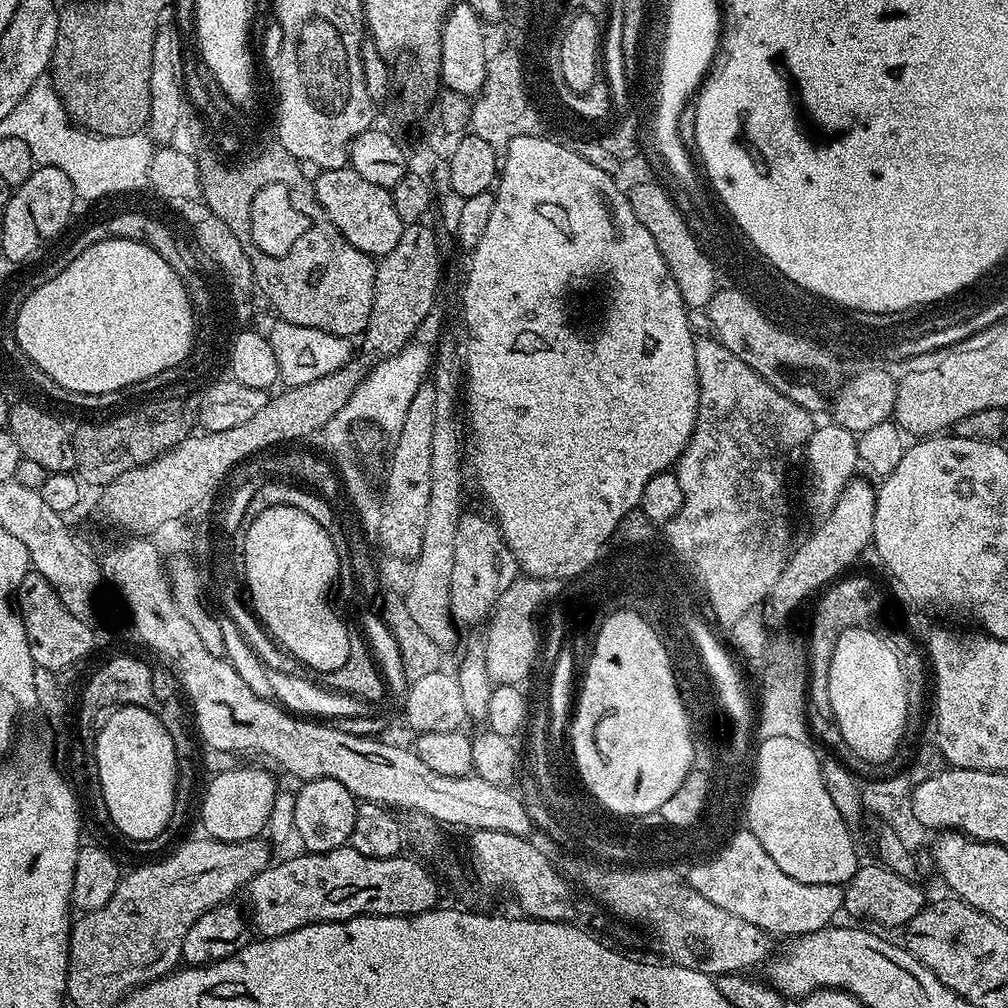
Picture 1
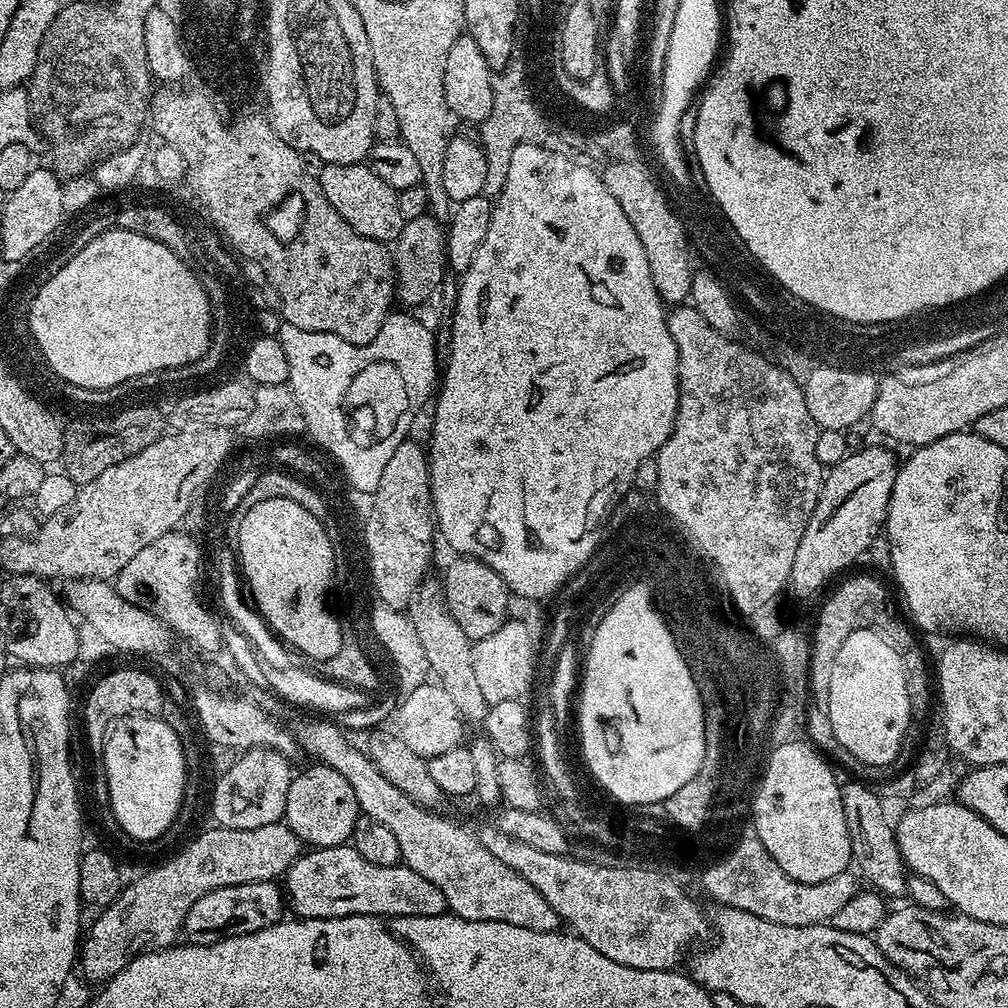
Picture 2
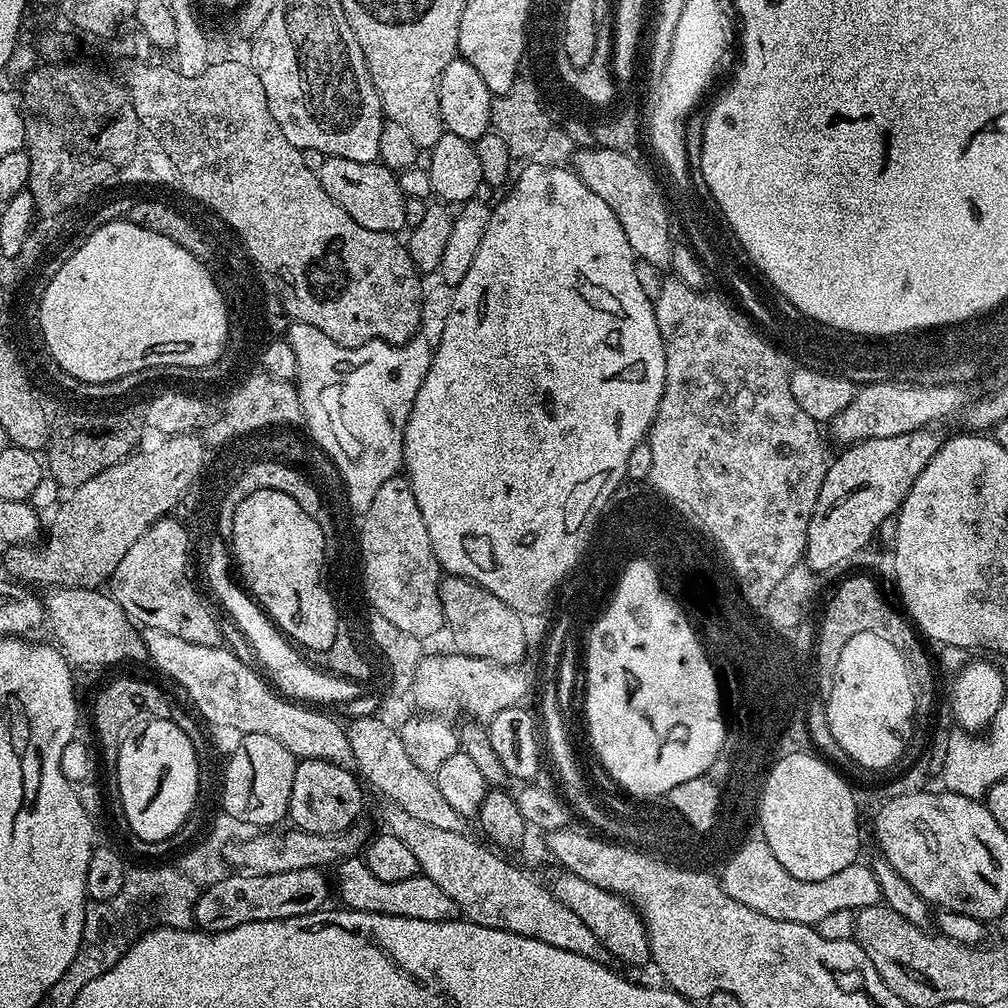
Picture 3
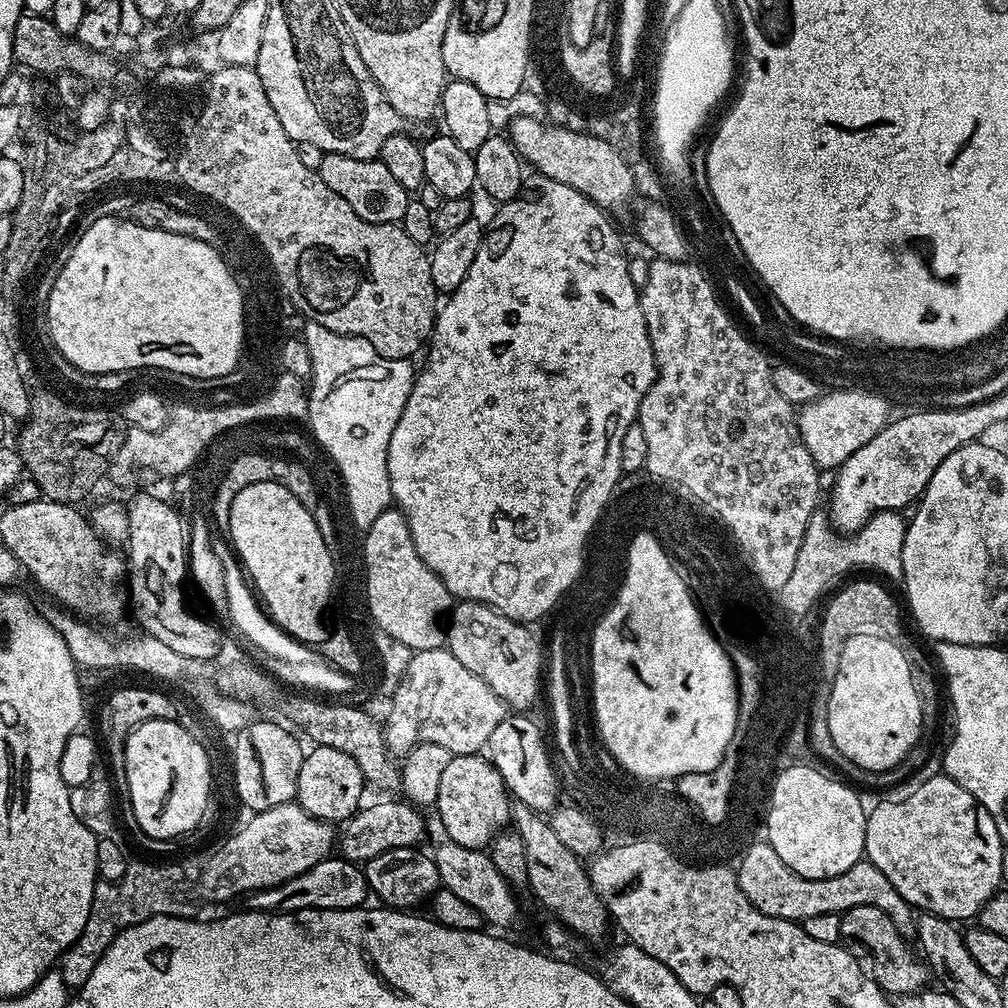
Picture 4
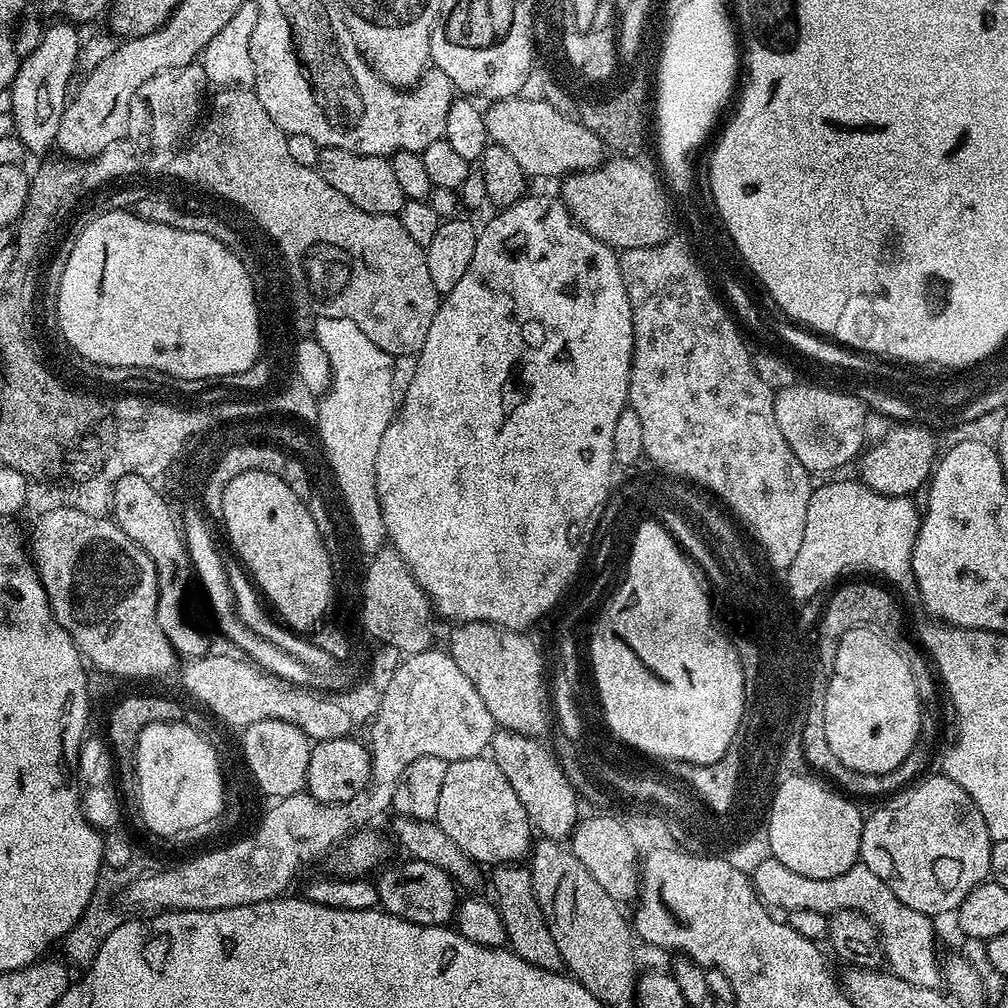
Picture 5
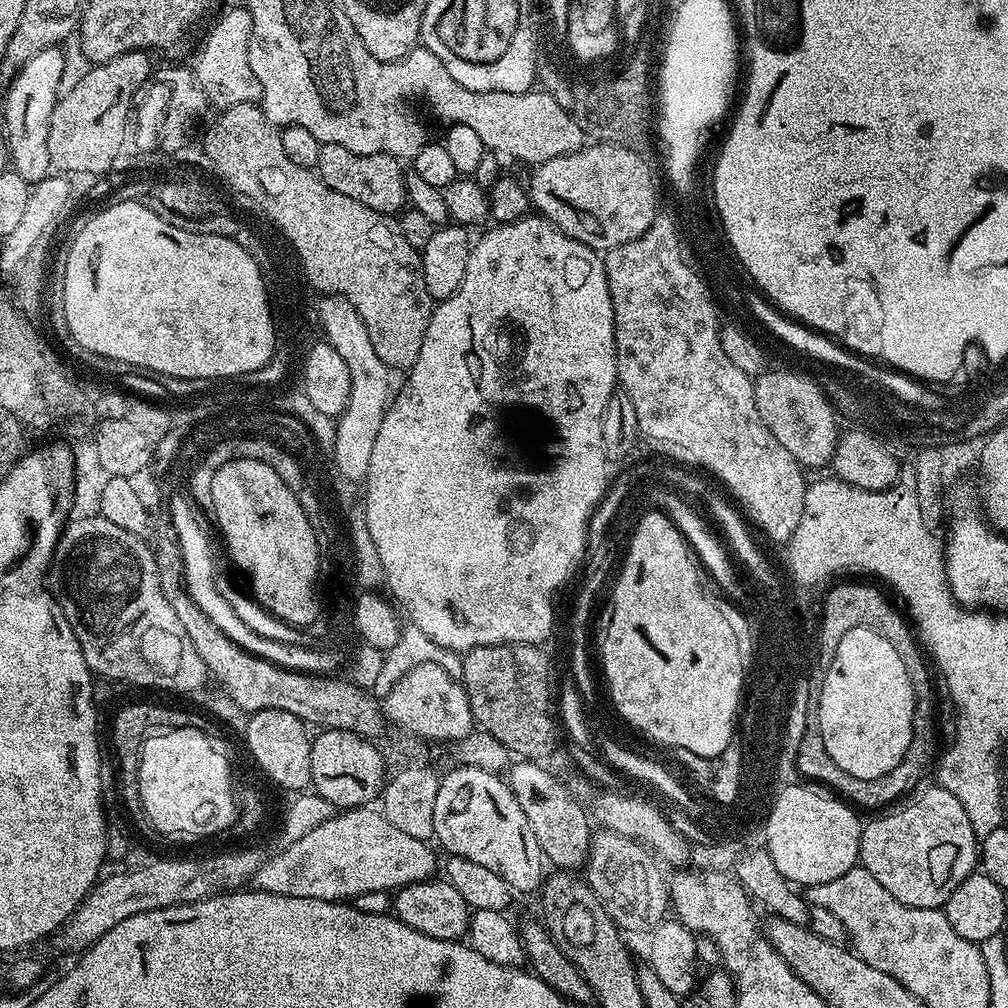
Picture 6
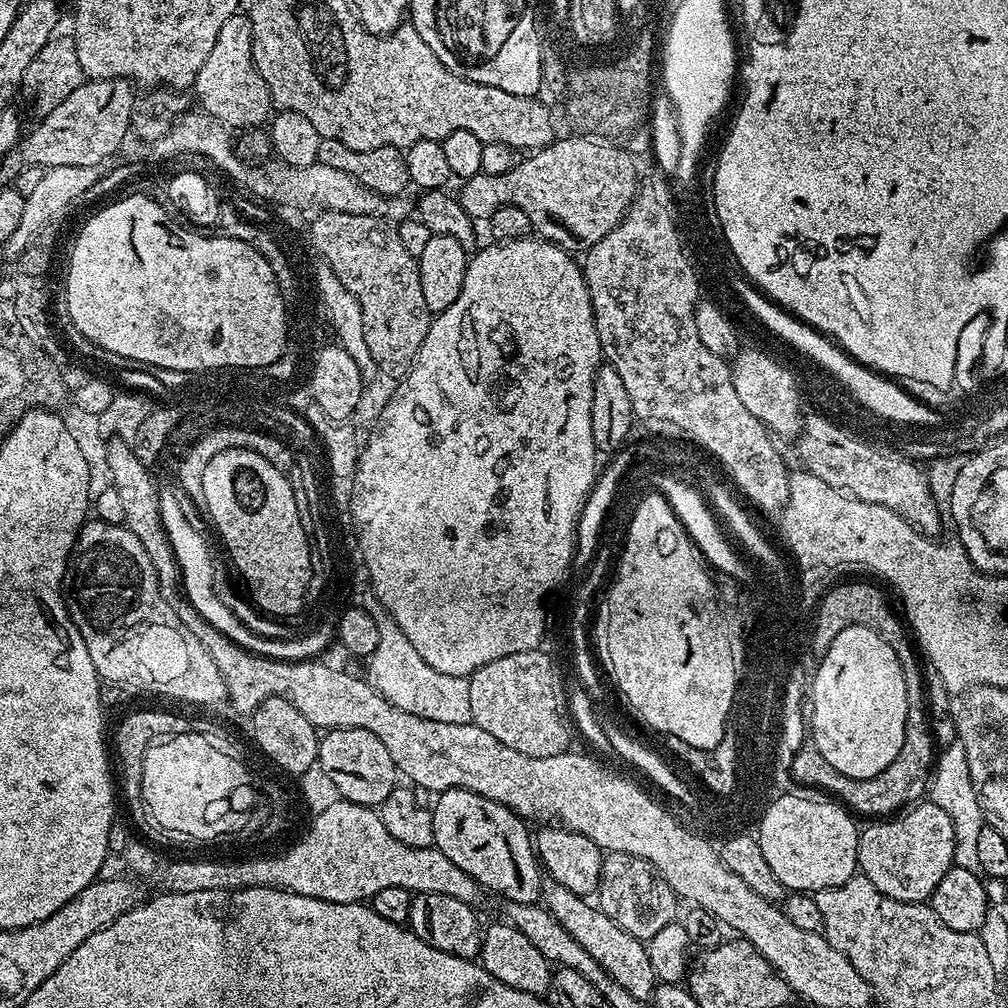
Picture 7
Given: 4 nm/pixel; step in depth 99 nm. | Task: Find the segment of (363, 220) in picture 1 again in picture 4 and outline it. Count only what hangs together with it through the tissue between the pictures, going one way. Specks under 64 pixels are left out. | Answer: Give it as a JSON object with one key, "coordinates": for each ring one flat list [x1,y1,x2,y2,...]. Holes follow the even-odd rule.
{"coordinates":[[326,152,319,174,322,182,326,182,334,194,340,195,354,210,354,214,358,214,358,218,379,224,400,224,403,221,410,194,390,175,390,170,382,166,379,158,363,160,350,158,346,154]]}

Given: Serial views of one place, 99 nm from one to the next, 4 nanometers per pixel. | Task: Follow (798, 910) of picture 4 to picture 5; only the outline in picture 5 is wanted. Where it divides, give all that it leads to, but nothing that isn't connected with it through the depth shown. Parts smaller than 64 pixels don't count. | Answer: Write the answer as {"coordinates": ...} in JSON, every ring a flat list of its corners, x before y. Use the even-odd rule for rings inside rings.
{"coordinates":[[775,858,762,862,750,873,752,889,760,901,769,909,784,908,785,913,797,912,803,908,835,910,838,908,855,908,870,918,880,931,880,944,884,948,884,958,892,975,910,982,914,986,939,989,942,984,942,964,936,960,936,928,933,917,918,910,910,910,870,870,866,865,857,862,846,874,838,878,806,878,806,874,797,874,790,866,782,866]]}

